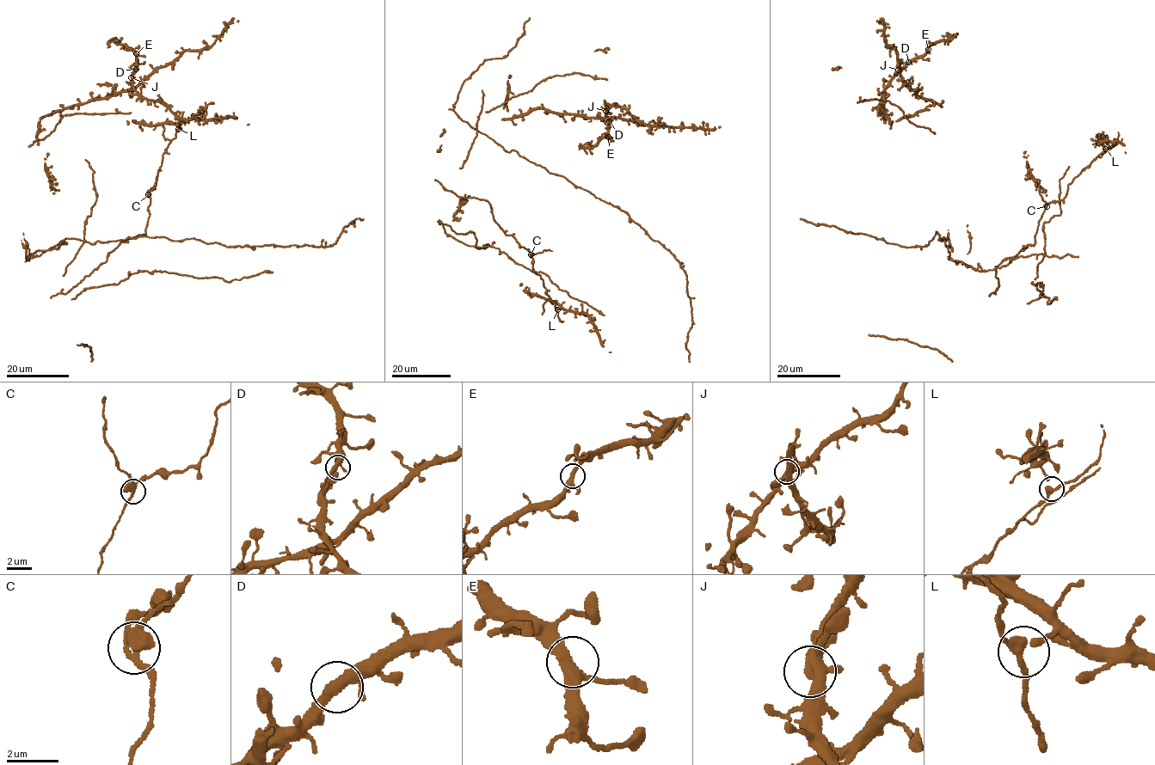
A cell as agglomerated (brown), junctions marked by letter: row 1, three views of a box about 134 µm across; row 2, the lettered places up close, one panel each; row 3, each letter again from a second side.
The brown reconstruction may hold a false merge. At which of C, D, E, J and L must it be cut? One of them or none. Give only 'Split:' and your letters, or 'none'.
Split: C

